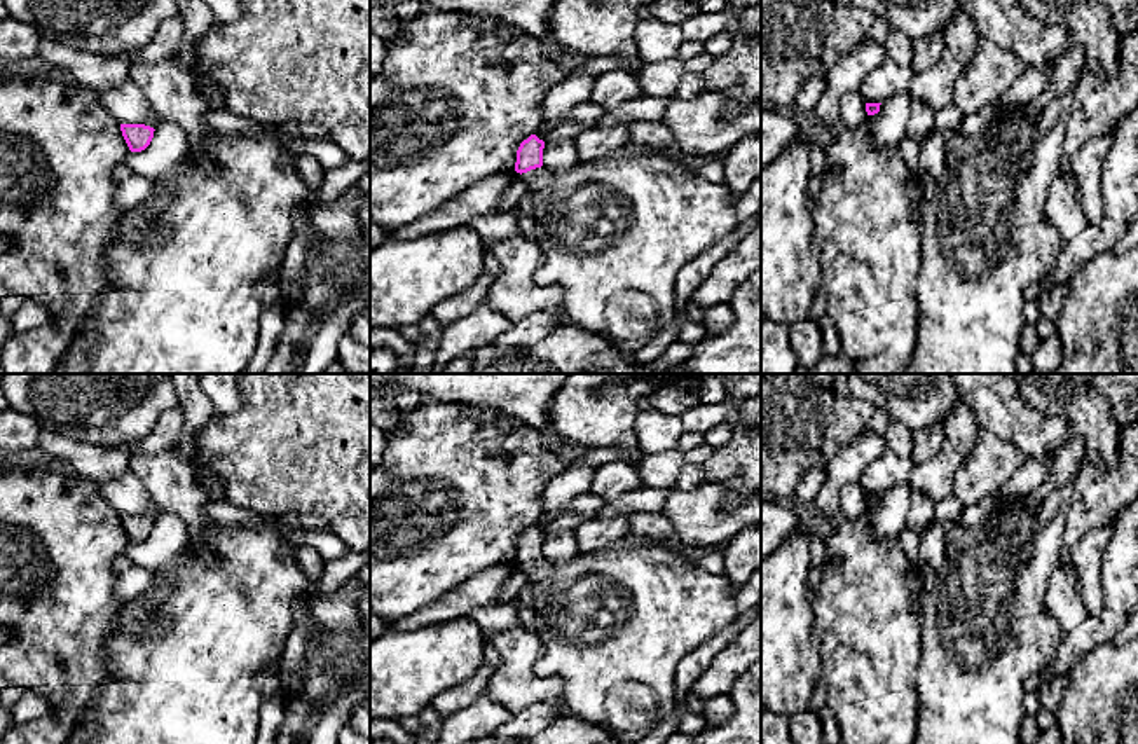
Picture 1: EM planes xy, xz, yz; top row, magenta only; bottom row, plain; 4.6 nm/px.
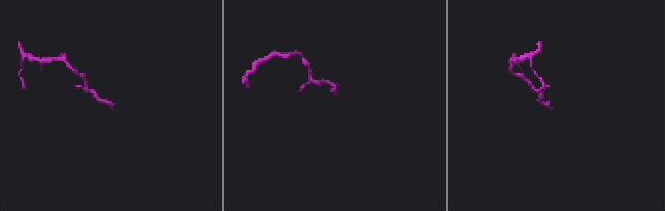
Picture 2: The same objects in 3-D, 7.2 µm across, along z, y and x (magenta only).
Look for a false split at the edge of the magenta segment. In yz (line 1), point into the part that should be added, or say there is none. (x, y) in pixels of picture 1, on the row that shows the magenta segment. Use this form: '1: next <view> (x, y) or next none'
1: next none

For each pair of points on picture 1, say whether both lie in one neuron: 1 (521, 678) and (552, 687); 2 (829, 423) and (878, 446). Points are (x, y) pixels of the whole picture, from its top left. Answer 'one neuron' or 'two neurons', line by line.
1: one neuron
2: two neurons

